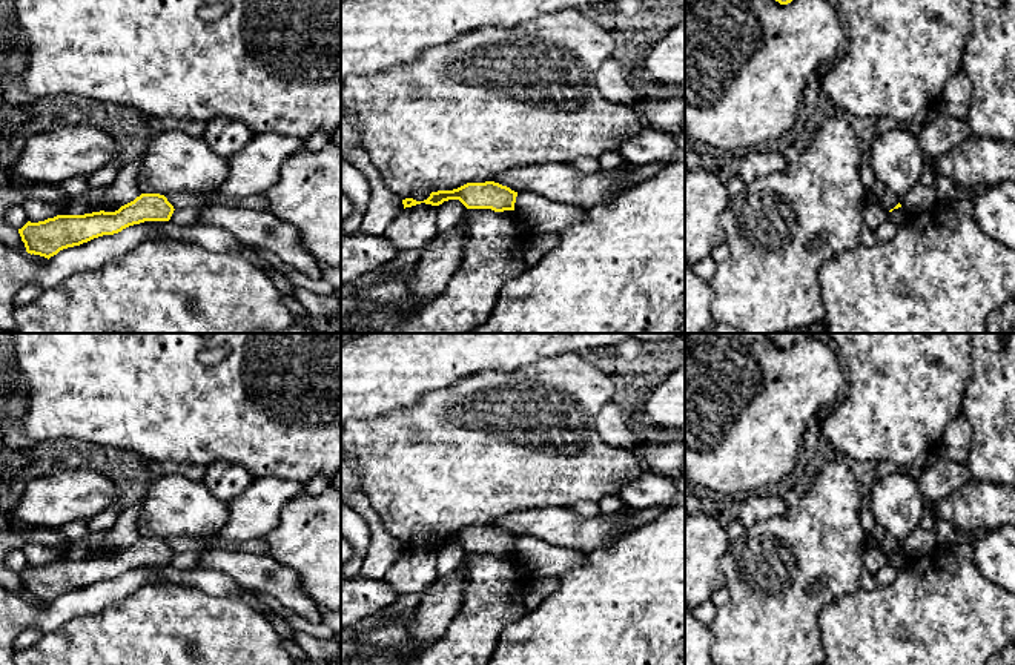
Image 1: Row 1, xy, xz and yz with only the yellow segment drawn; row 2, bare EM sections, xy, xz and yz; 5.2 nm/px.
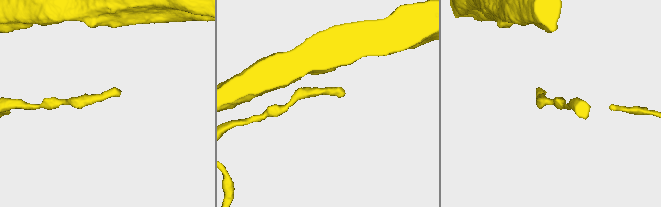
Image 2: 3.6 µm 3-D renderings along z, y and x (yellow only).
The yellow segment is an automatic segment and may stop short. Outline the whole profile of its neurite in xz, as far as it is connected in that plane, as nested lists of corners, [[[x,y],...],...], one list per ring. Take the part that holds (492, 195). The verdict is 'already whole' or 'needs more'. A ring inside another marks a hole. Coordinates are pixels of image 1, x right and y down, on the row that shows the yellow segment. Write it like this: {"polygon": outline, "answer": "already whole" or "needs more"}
{"polygon": [[[494,181],[467,183],[453,190],[431,192],[424,201],[402,200],[404,209],[421,203],[439,206],[448,200],[459,200],[467,209],[491,209],[494,212],[514,210],[517,192]]], "answer": "already whole"}

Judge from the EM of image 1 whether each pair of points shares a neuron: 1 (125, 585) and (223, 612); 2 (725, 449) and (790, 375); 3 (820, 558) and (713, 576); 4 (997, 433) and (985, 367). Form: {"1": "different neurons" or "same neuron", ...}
{"1": "different neurons", "2": "same neuron", "3": "different neurons", "4": "same neuron"}

